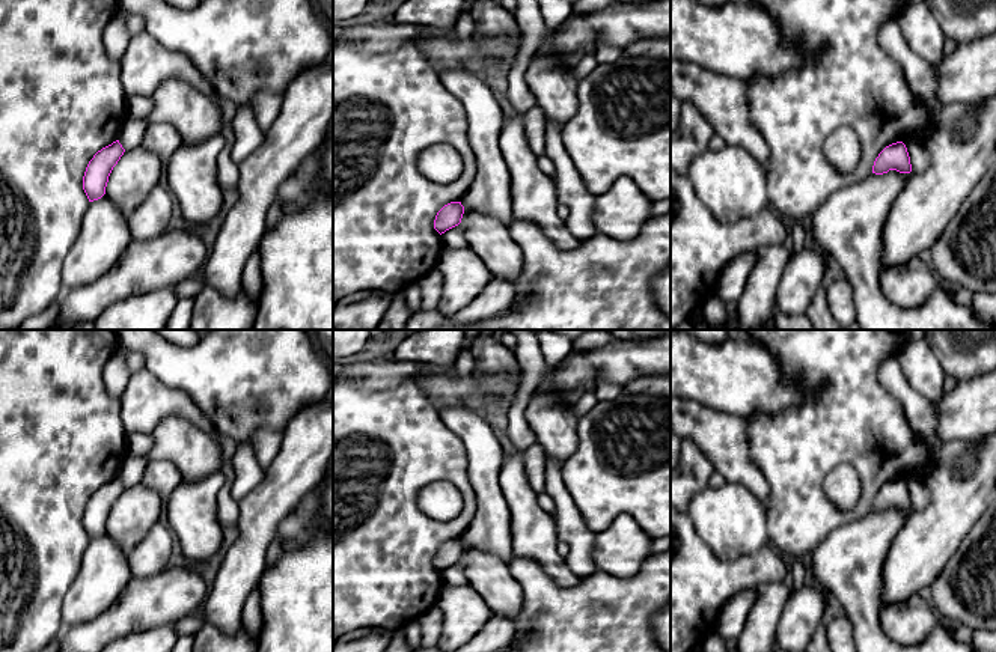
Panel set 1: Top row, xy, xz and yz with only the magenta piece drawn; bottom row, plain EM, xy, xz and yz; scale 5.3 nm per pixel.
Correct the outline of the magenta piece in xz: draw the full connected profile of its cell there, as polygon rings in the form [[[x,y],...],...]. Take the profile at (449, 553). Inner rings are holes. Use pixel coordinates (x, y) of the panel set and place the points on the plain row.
[[[451,539],[445,542],[435,553],[434,566],[441,572],[446,568],[458,563],[464,551],[461,539]]]

